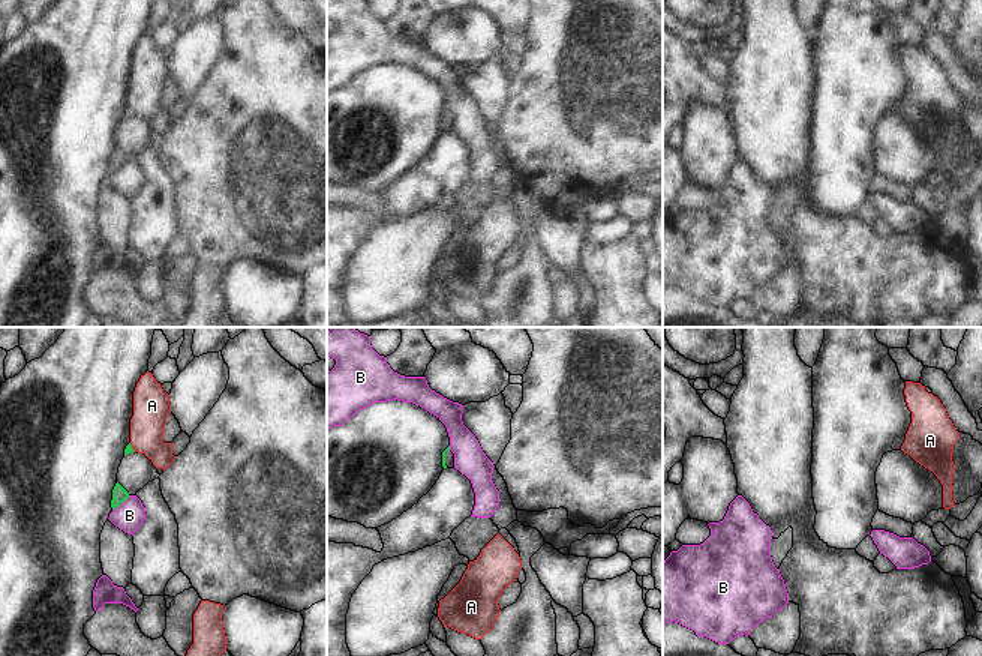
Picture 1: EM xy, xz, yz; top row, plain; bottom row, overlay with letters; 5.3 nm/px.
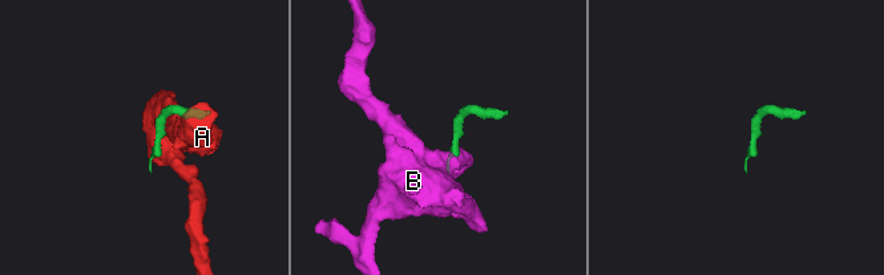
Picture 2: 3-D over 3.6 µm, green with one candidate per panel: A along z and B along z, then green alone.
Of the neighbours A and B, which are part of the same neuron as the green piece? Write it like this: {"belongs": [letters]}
{"belongs": []}

